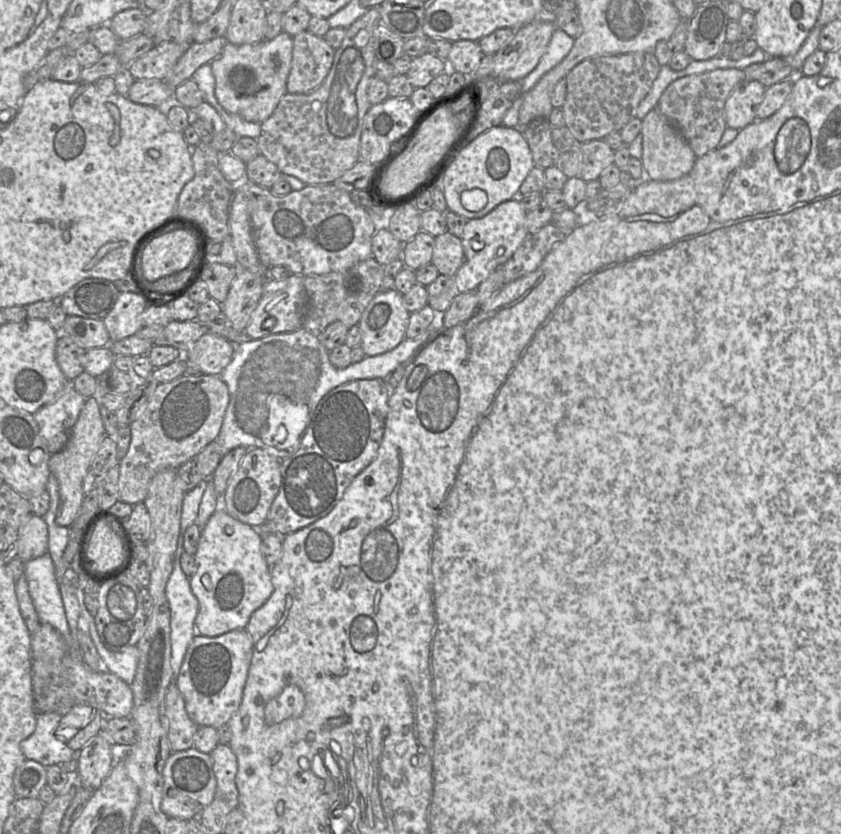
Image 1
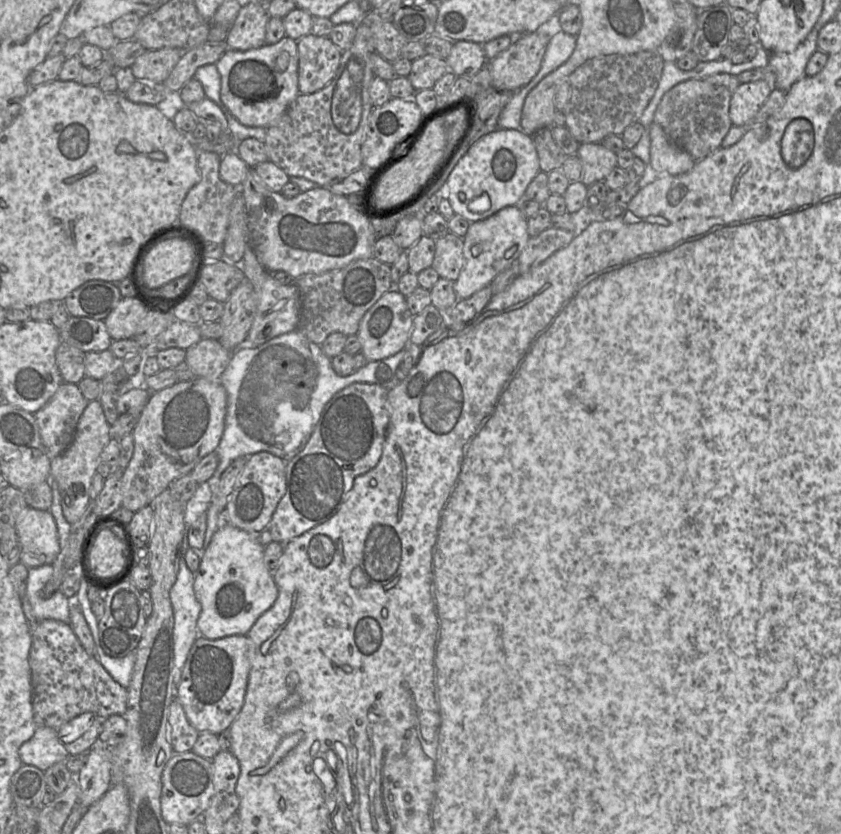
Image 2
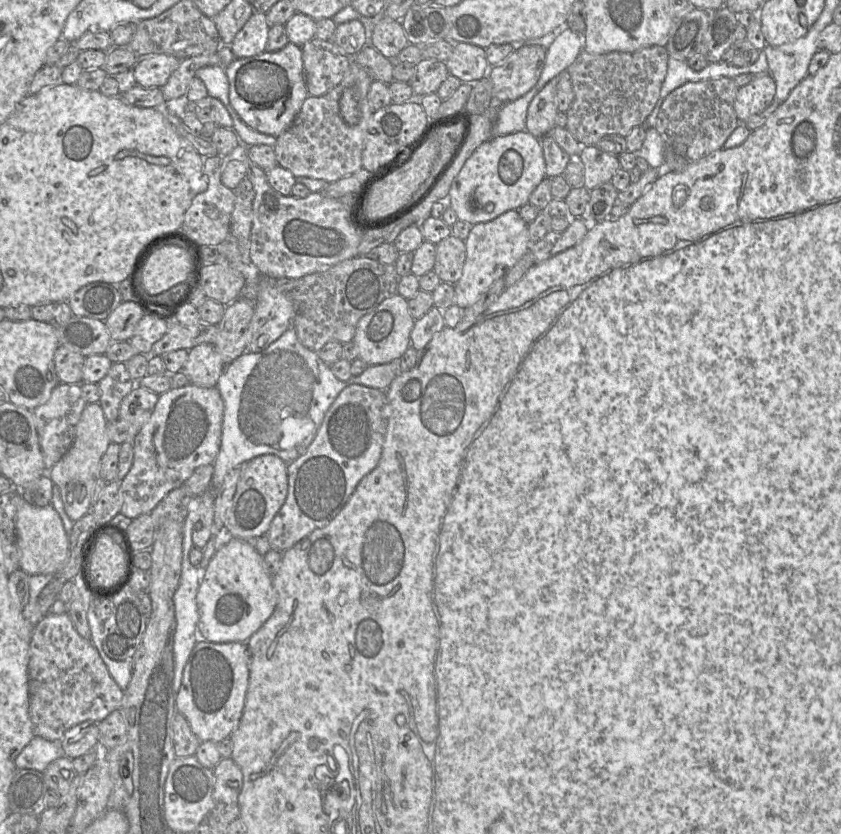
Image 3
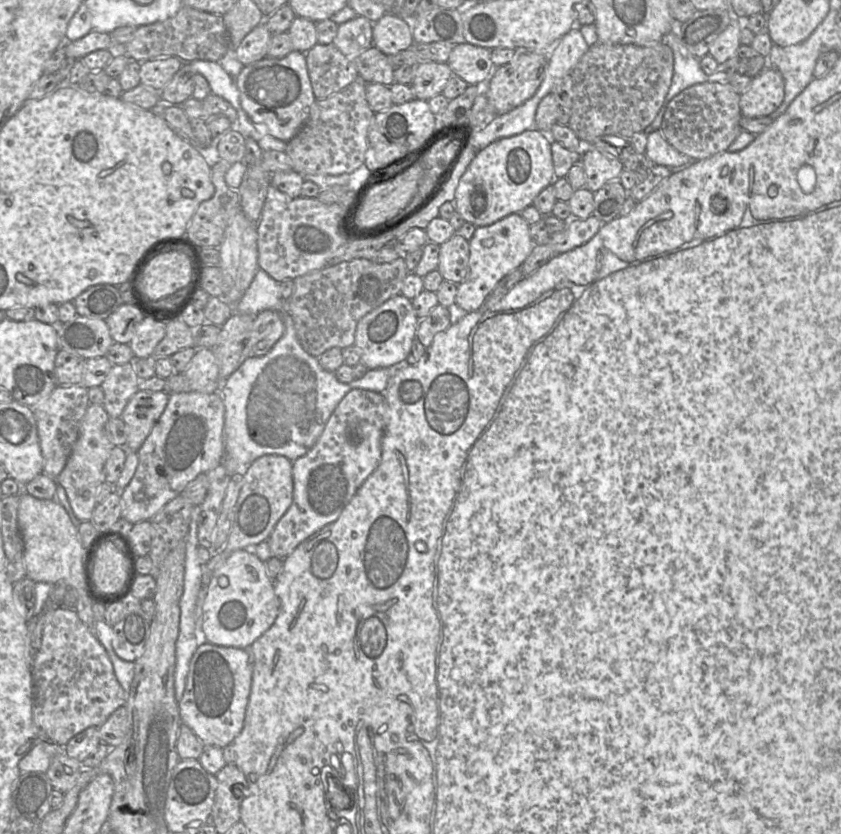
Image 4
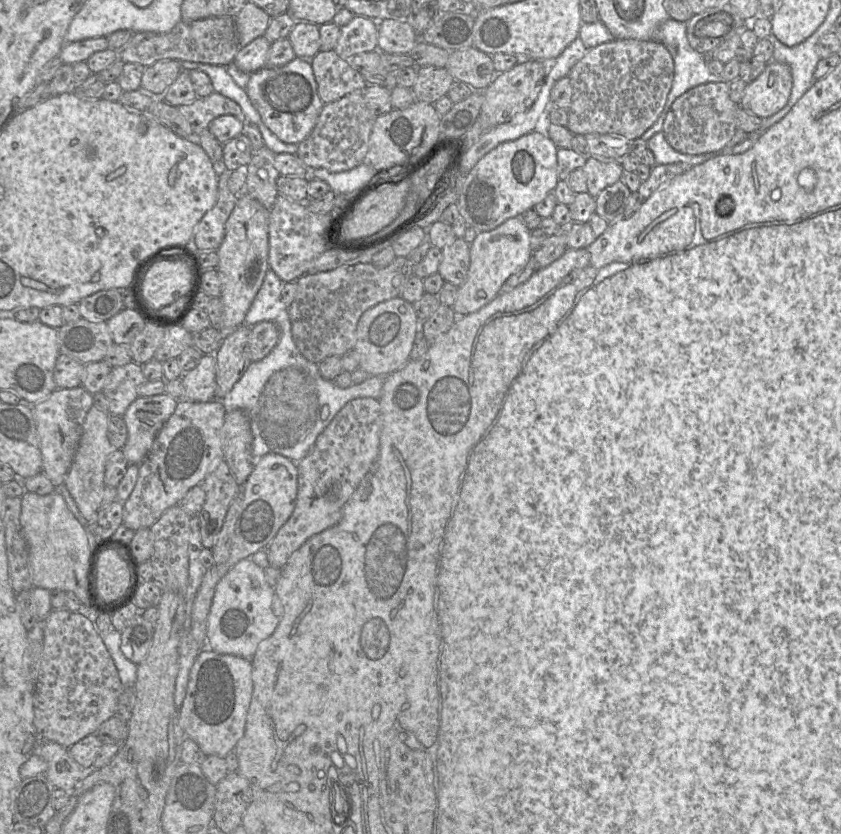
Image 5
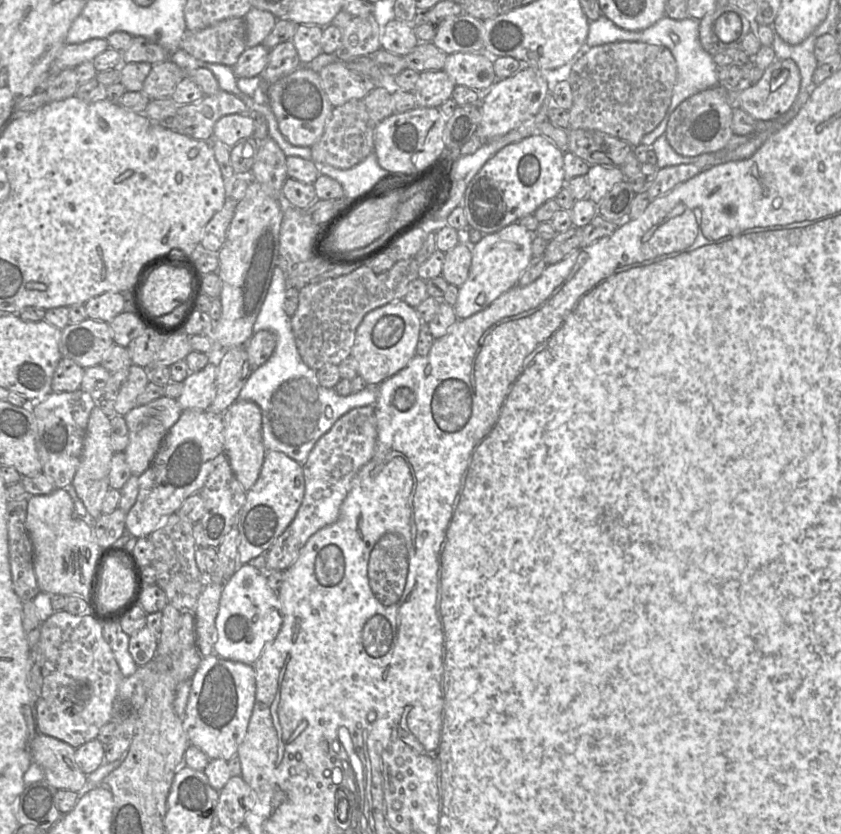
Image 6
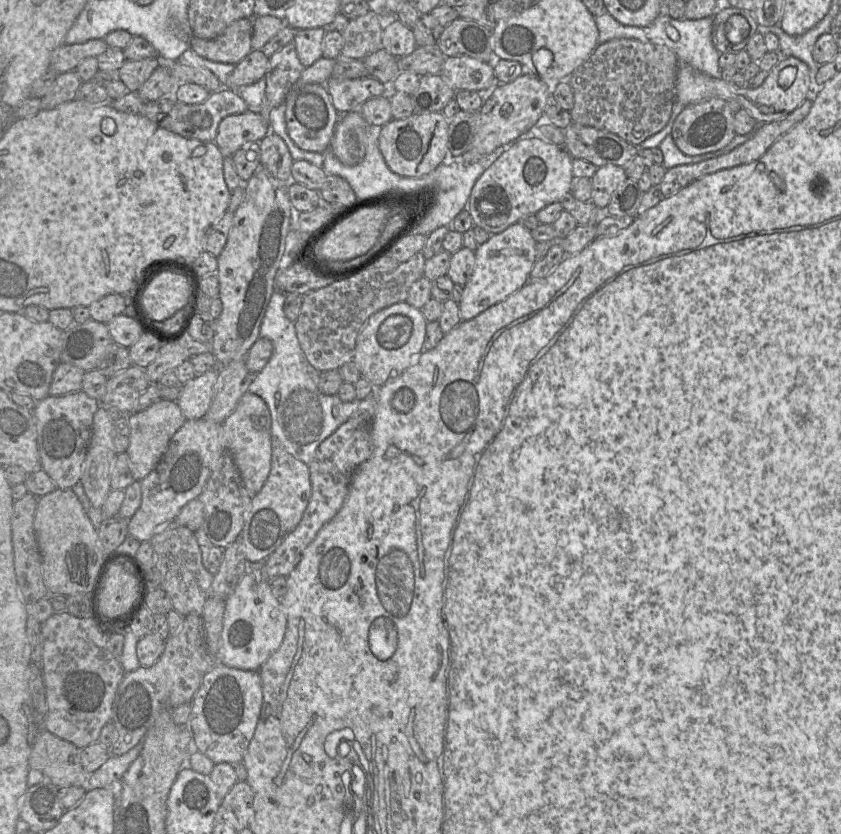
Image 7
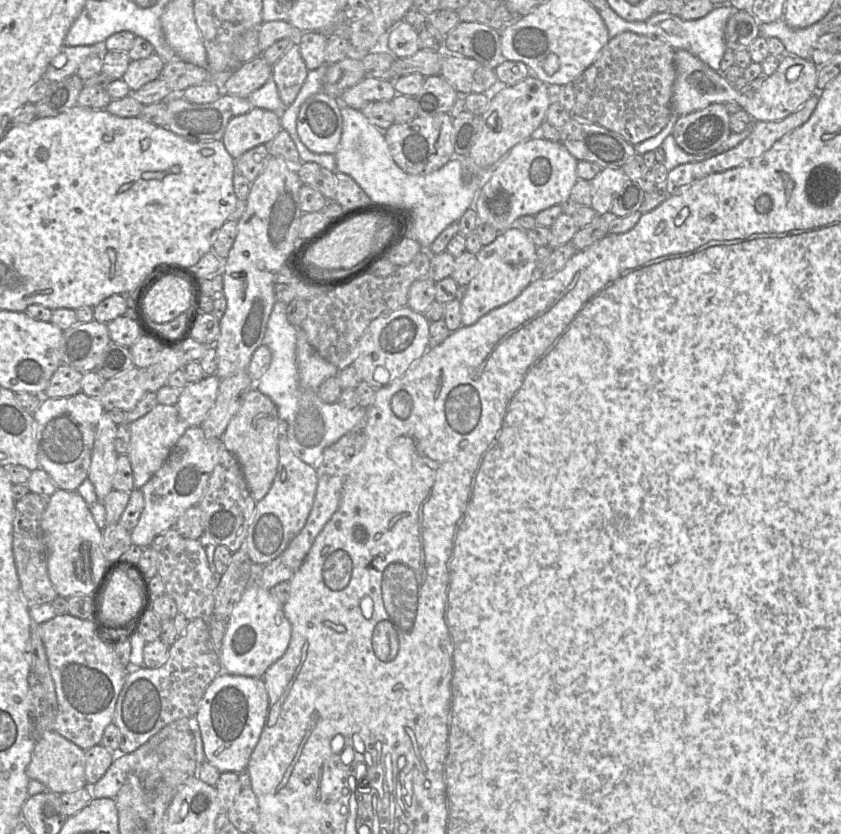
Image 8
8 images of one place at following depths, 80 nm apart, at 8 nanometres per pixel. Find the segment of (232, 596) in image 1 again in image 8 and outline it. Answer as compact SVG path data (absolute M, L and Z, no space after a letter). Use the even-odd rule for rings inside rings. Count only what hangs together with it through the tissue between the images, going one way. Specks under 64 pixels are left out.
M250 572L250 585L245 589L241 599L234 606L226 621L226 631L219 656L223 672L232 675L263 678L266 670L284 655L290 638L291 625L284 614L283 604L278 602L269 590L259 586L256 580L252 580Z

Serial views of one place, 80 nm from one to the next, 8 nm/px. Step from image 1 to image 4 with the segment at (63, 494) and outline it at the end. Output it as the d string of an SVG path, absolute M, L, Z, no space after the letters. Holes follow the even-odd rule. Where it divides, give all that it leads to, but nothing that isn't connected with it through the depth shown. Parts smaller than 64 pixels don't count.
M103 405L88 406L80 423L79 437L64 469L56 478L56 483L65 489L71 508L80 521L92 520L99 486L105 481L104 466L114 447L106 435L109 418Z

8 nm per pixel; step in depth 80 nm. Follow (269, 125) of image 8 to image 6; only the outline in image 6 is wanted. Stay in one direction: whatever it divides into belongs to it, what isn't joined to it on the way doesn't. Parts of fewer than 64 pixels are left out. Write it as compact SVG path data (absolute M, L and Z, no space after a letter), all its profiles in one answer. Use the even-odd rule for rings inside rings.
M230 114L222 116L214 125L213 137L228 147L233 147L244 138L252 137L254 119L250 116Z

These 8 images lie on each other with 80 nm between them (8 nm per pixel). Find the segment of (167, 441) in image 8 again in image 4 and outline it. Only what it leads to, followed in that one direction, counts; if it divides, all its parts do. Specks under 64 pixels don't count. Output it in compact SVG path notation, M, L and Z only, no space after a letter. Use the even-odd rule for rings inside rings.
M138 390L130 398L121 415L127 427L127 452L139 450L163 413L168 399L166 392L150 390Z

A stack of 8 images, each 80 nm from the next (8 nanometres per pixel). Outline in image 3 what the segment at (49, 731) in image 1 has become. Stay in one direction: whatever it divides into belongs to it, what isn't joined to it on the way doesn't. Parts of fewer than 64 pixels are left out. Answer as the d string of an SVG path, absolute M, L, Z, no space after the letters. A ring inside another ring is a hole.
M34 736L16 757L17 769L35 769L40 772L56 759L64 756L60 742L53 742L40 736Z

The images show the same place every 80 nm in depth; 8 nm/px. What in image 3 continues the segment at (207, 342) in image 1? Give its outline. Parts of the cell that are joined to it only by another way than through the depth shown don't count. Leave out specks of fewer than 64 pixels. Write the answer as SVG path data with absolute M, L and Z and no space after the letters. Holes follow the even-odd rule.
M203 343L189 350L182 371L192 384L216 387L226 365L213 344Z

